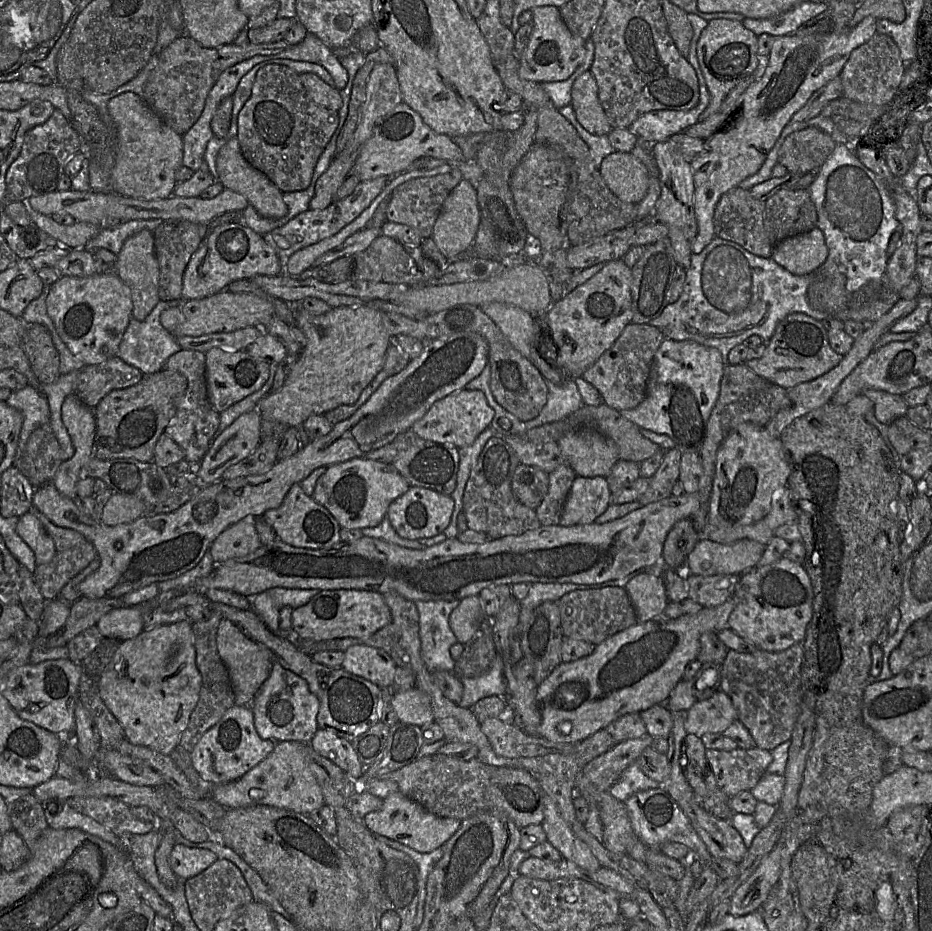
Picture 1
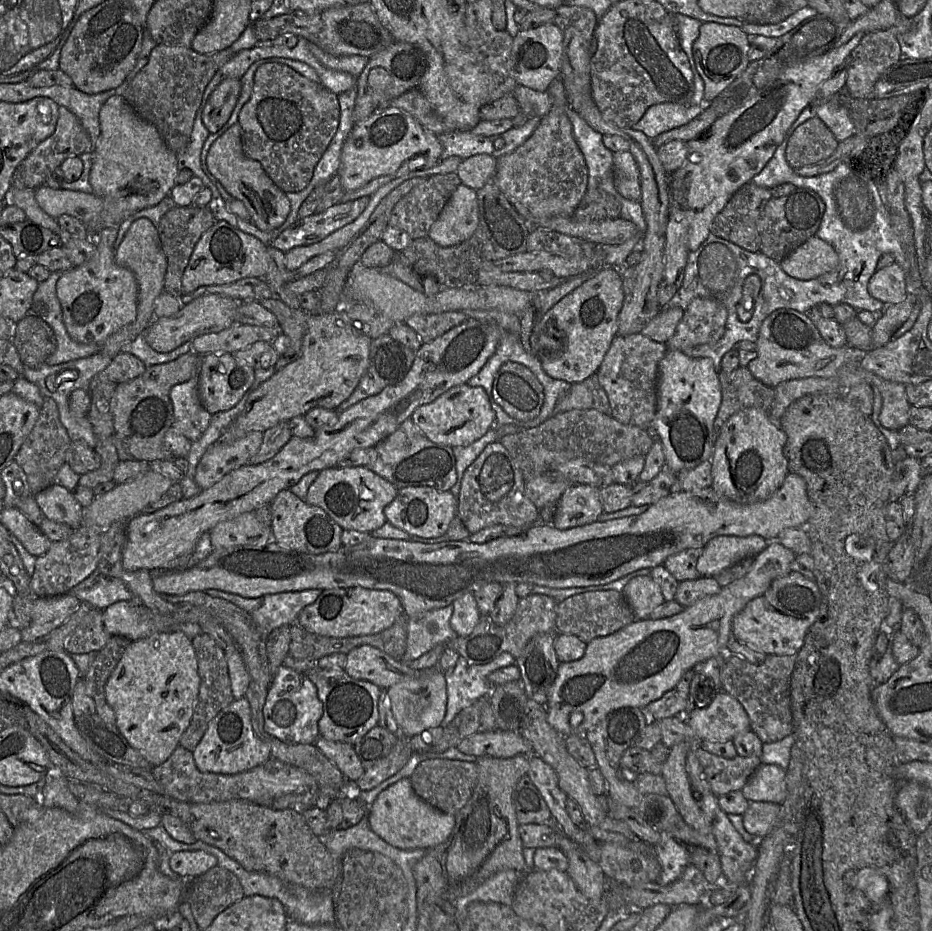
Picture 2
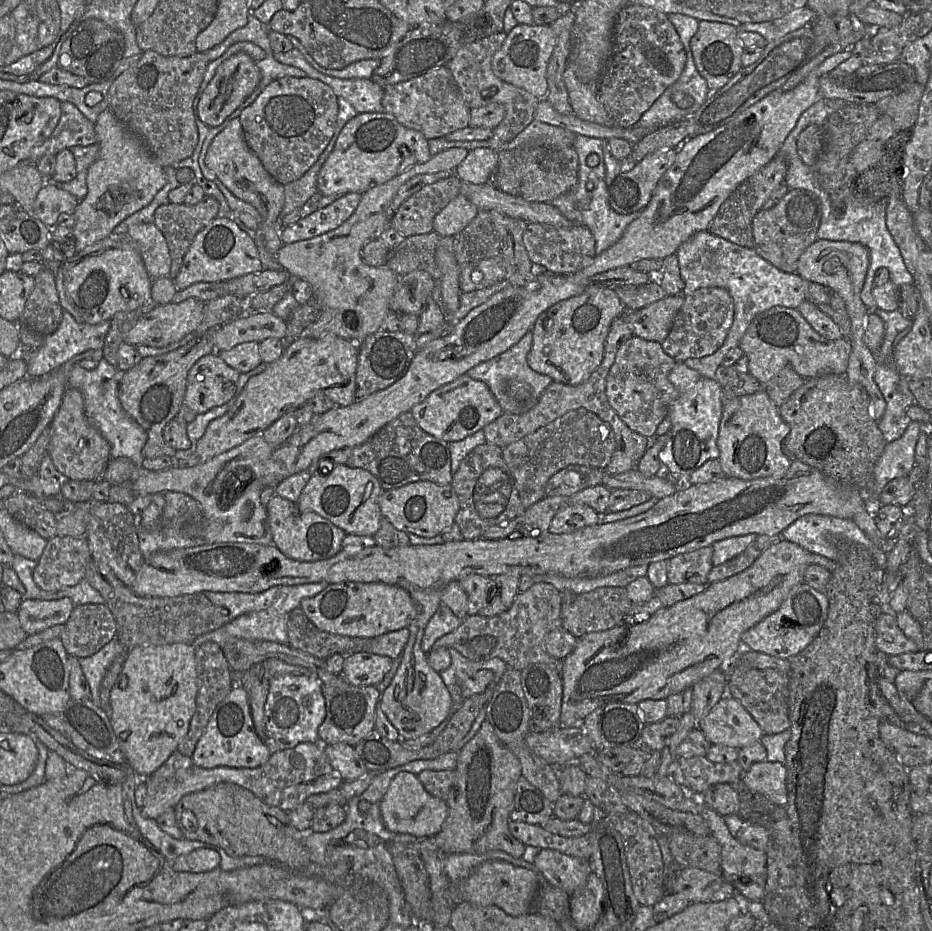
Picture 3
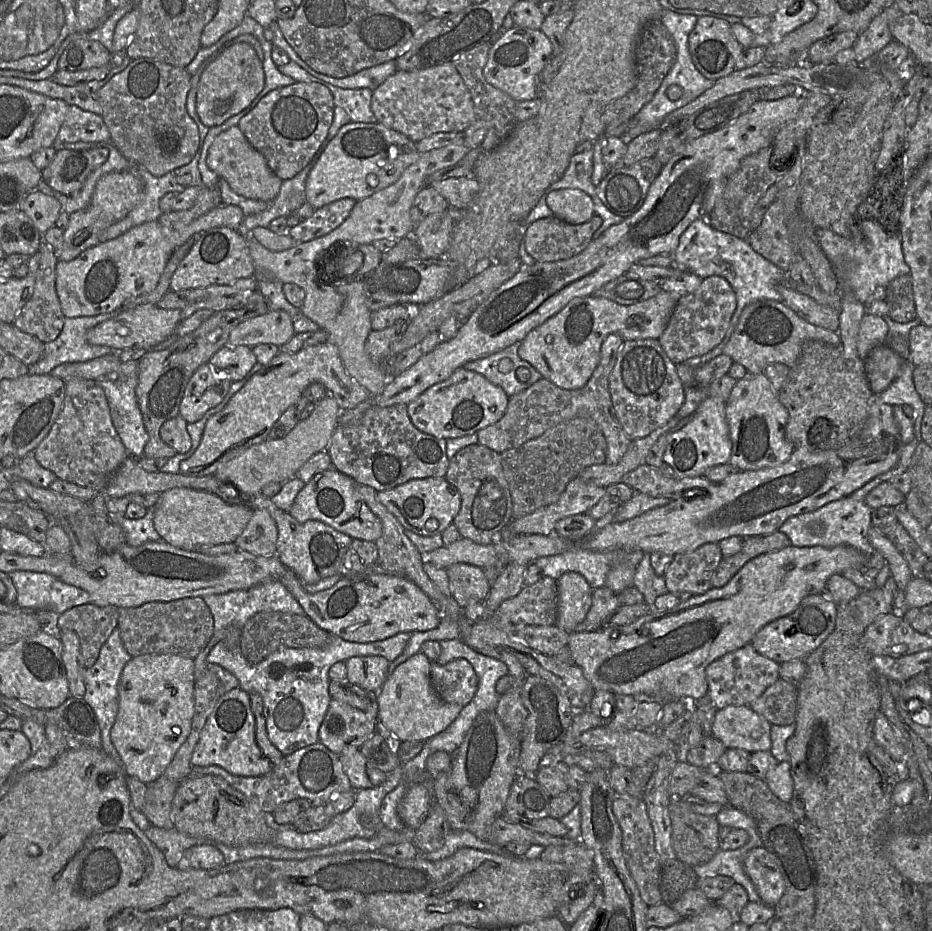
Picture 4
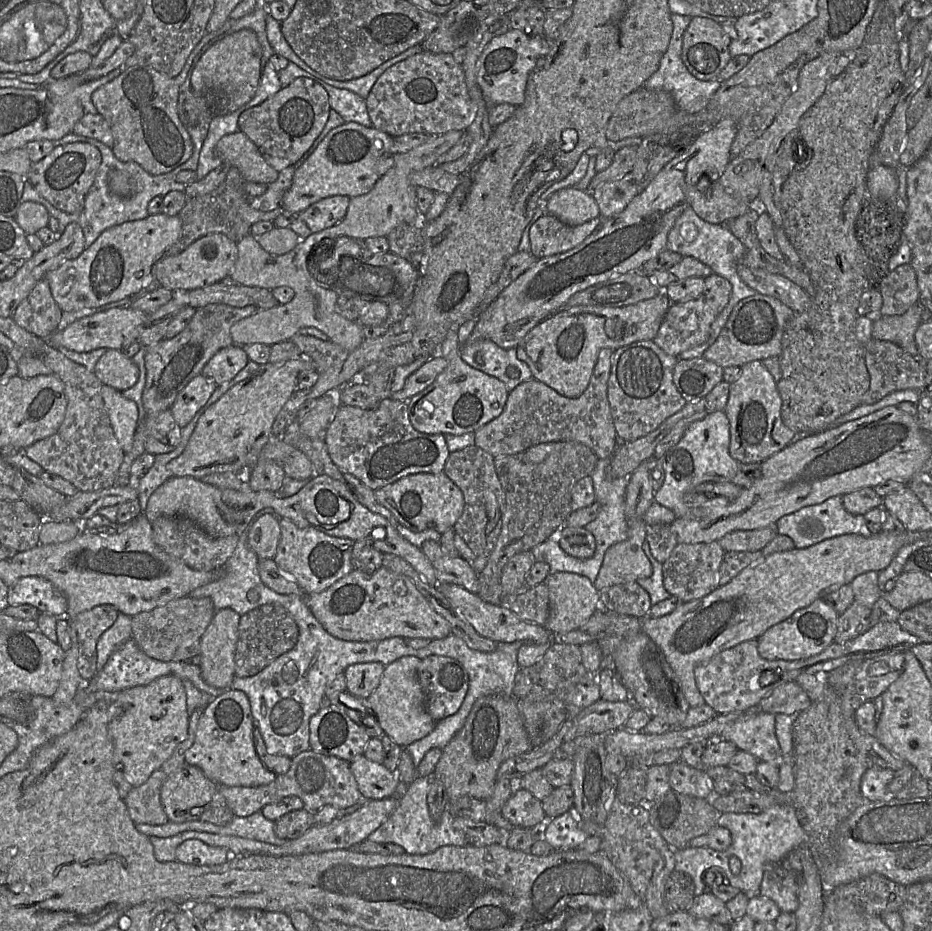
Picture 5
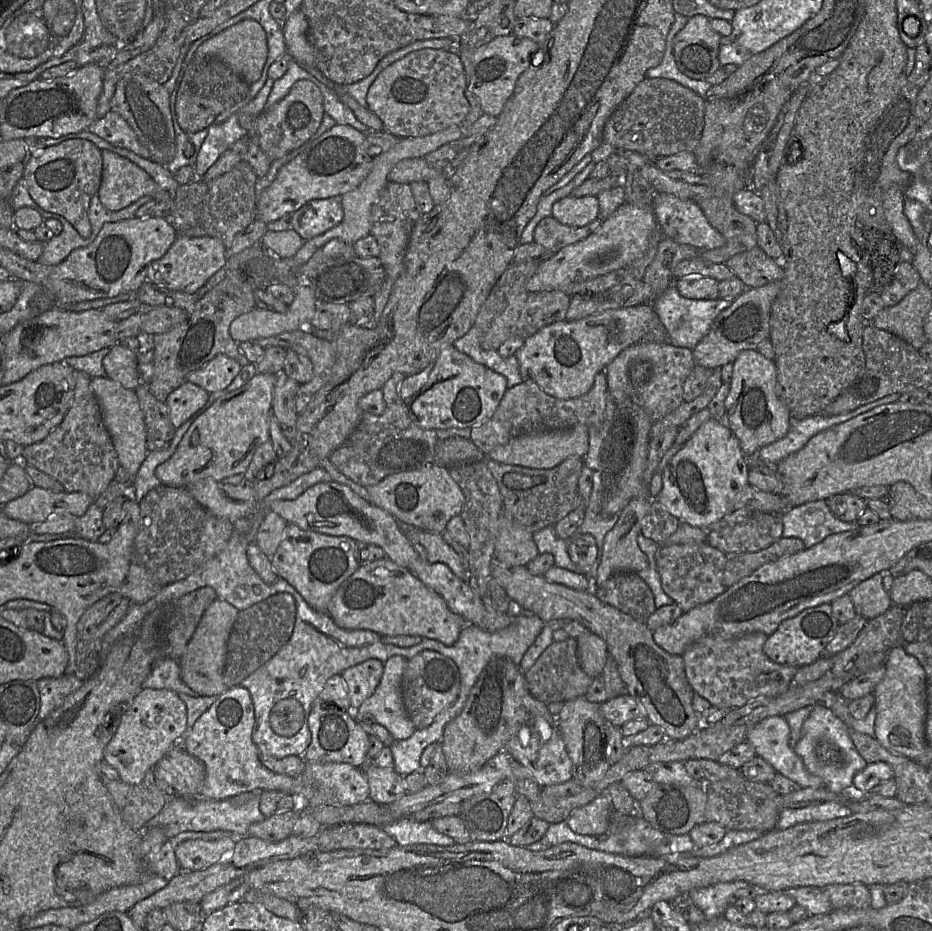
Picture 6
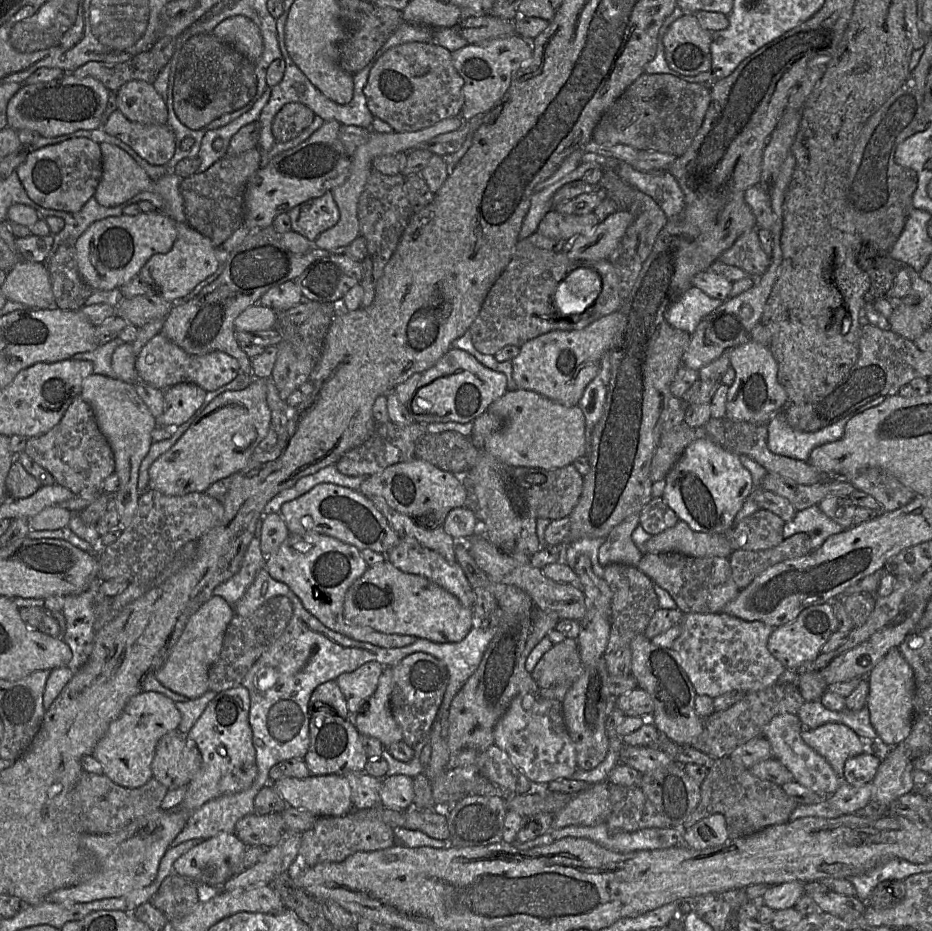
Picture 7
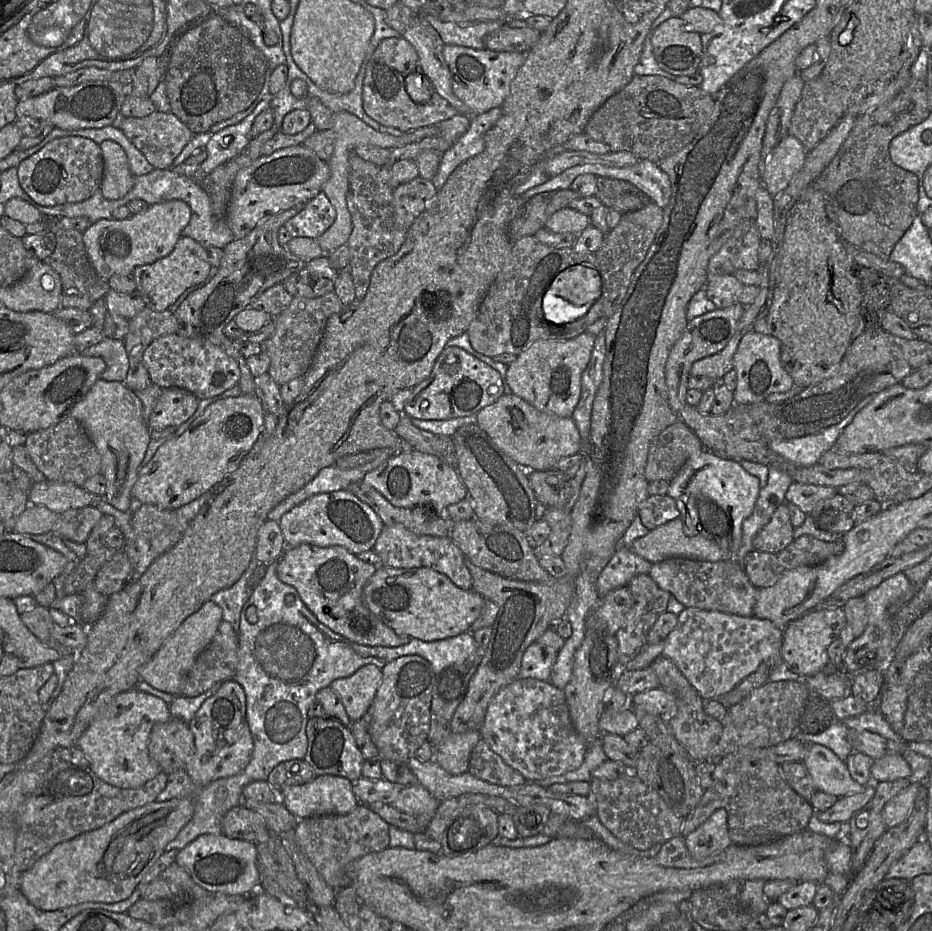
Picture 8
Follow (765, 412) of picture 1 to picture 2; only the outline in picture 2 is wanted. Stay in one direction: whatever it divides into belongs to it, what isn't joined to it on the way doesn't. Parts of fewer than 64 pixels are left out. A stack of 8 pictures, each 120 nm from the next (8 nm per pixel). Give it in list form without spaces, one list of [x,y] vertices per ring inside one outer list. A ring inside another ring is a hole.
[[[739,366],[732,371],[719,370],[722,400],[714,421],[715,441],[727,422],[736,412],[750,407],[769,411],[775,390],[755,378],[748,367]]]

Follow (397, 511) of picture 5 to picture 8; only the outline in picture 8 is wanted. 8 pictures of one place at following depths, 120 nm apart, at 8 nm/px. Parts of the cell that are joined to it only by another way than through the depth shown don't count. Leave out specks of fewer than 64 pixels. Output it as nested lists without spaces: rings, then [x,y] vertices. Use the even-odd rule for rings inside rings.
[[[420,451],[397,453],[362,480],[380,492],[392,505],[400,508],[430,506],[437,515],[445,515],[446,508],[468,497],[468,489],[457,469],[432,454]]]

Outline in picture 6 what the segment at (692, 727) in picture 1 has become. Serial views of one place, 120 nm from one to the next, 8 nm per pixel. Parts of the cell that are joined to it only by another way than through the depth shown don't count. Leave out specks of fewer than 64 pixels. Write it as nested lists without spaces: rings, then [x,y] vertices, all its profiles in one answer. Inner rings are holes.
[[[784,716],[767,717],[750,727],[746,741],[777,773],[798,783],[801,787],[821,788],[820,777],[808,772],[801,757],[789,744],[790,727]]]

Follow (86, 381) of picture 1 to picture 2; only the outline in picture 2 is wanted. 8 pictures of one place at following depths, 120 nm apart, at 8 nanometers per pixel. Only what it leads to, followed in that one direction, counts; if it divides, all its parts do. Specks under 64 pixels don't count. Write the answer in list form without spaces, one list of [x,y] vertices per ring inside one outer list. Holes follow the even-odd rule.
[[[119,352],[114,356],[110,364],[99,372],[91,381],[89,393],[99,381],[111,381],[116,384],[123,383],[141,376],[146,370],[146,366],[136,356]]]

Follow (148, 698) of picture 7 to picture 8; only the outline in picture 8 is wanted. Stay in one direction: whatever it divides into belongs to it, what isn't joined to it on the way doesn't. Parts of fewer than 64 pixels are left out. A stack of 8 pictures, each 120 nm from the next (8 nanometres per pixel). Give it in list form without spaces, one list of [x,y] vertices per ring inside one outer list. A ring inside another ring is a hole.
[[[136,688],[118,694],[89,726],[77,746],[89,760],[89,767],[101,780],[121,788],[138,788],[159,773],[149,754],[149,737],[155,724],[170,720],[170,706],[162,699]]]

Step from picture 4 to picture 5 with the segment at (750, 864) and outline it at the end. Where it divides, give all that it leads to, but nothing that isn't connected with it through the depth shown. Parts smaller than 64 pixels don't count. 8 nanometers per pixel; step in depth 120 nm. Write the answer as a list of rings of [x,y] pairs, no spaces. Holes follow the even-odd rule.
[[[780,863],[765,865],[760,894],[772,899],[784,912],[795,912],[799,906],[794,876]]]

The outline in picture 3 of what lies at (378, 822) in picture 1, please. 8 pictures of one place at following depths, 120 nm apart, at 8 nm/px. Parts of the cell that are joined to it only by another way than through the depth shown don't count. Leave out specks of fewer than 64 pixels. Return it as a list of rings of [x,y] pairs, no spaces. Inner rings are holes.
[[[409,772],[398,773],[380,800],[380,813],[384,826],[396,834],[410,835],[418,840],[436,835],[448,816],[445,801],[430,795],[418,777]]]

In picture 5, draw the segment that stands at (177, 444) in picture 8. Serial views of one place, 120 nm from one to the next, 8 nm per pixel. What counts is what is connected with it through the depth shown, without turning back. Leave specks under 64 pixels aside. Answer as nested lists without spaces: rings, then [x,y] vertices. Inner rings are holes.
[[[301,356],[281,364],[267,363],[227,391],[198,420],[180,456],[167,464],[173,477],[200,479],[213,473],[245,475],[260,451],[272,440],[272,425],[292,393],[300,372],[314,370],[313,362]]]

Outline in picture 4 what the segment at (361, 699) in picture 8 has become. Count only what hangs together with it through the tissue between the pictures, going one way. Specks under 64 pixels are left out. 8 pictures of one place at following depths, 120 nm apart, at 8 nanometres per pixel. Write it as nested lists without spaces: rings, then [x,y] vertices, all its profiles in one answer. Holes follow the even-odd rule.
[[[382,656],[351,657],[345,661],[345,680],[365,691],[378,693],[388,677],[389,664]]]

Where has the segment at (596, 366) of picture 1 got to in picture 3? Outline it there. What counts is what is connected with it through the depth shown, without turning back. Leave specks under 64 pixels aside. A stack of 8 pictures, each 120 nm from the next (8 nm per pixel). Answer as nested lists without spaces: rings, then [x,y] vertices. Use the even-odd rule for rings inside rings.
[[[632,336],[619,347],[606,377],[605,391],[609,404],[631,430],[647,438],[654,437],[658,425],[667,417],[671,404],[679,395],[668,378],[675,363],[657,341]]]

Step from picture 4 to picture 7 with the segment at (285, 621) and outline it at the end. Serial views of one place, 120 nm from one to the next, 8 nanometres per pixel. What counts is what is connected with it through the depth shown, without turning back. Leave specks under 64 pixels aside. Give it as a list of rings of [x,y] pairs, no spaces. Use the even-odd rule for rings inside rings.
[[[286,596],[270,598],[249,616],[235,614],[225,631],[219,657],[208,670],[208,689],[220,693],[241,685],[259,657],[282,634],[292,615],[292,603]]]

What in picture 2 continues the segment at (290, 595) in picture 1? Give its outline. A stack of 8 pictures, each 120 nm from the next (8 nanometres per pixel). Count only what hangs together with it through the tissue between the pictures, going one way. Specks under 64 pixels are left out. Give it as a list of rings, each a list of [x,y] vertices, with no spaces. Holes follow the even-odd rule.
[[[307,589],[265,595],[262,605],[249,613],[250,621],[266,638],[274,629],[297,622],[301,610],[314,603],[322,591]]]

